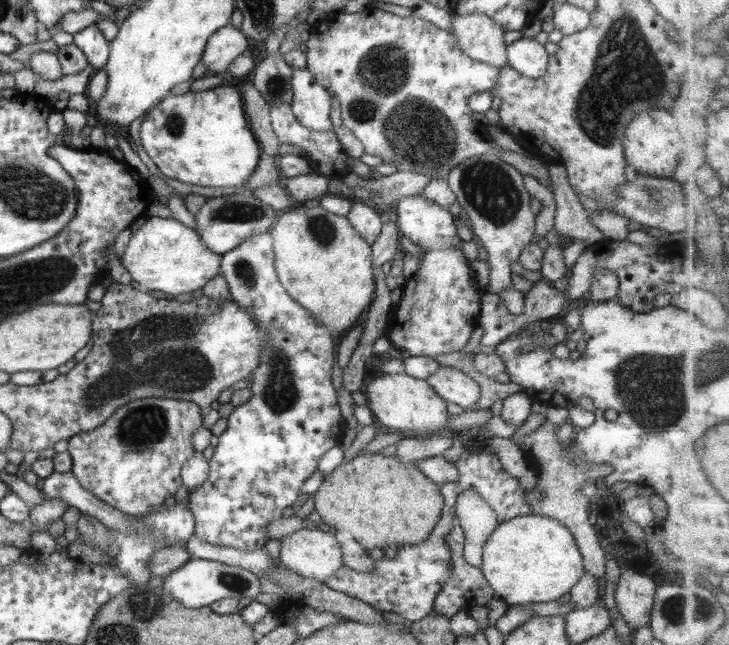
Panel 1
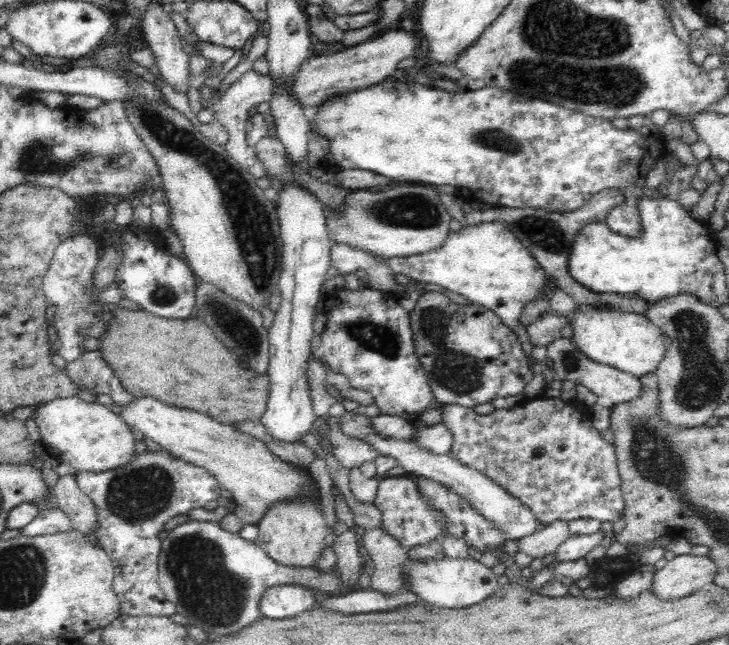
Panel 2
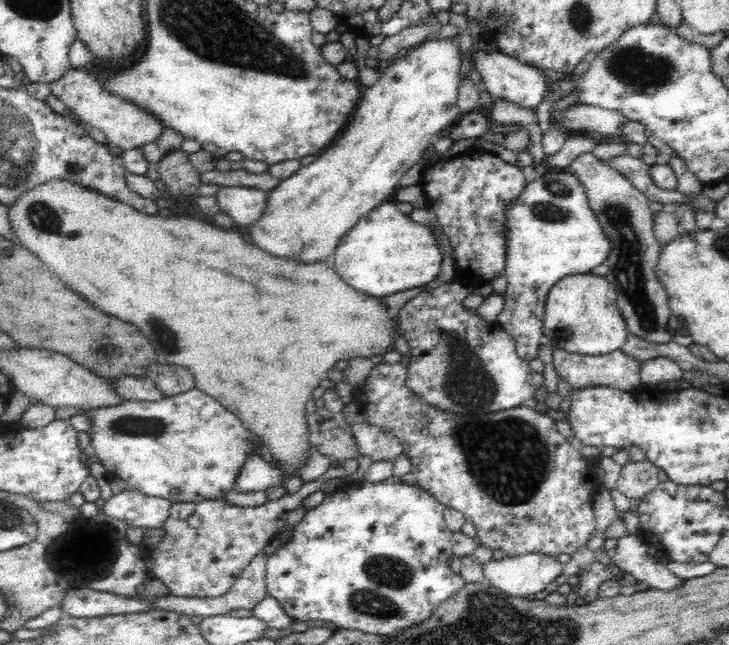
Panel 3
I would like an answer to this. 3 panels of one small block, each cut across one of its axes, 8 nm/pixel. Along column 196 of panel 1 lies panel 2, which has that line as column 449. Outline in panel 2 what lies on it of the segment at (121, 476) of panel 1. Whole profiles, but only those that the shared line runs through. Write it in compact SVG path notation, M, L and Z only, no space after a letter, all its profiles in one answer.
M566 396L546 399L537 397L524 401L509 410L495 409L494 412L490 412L490 414L486 414L486 416L476 414L473 408L465 408L456 404L439 407L443 410L441 422L444 423L446 427L448 427L448 431L454 435L454 444L452 444L452 448L450 448L450 454L454 455L456 459L462 464L465 464L465 466L482 472L485 476L494 480L500 487L506 489L512 496L520 499L520 502L528 505L528 508L536 515L538 526L545 527L554 522L554 520L565 520L568 523L578 519L596 519L600 522L616 522L616 520L622 516L623 510L625 509L625 500L622 496L622 480L620 479L620 473L618 473L614 445L603 439L601 437L601 431L598 431L592 426L590 408L582 406L578 402L564 404L564 397Z

